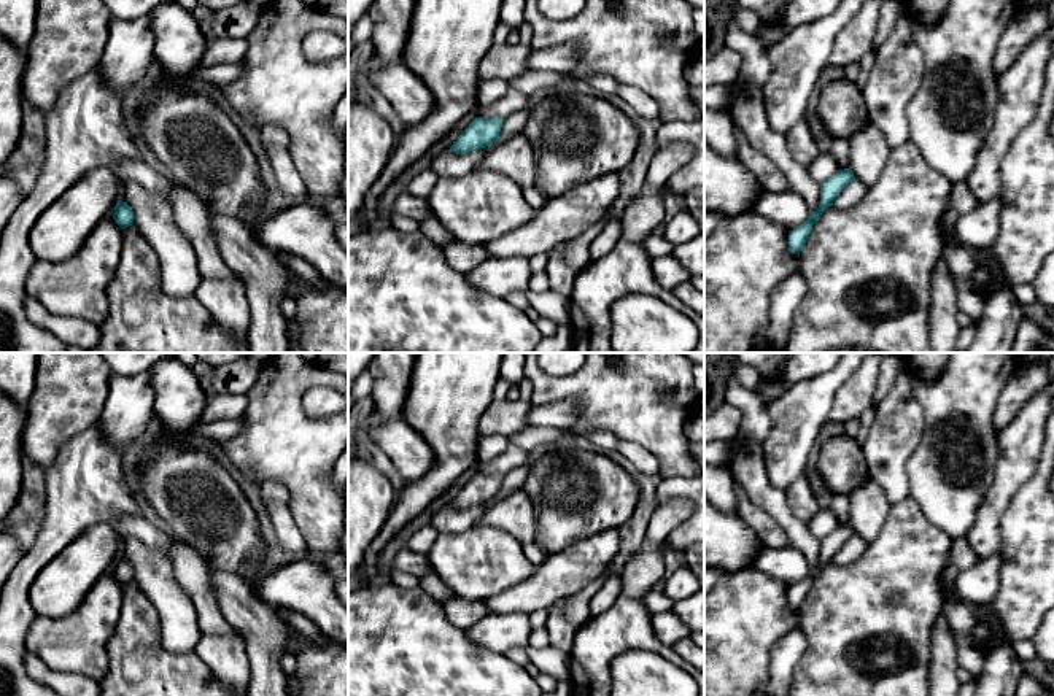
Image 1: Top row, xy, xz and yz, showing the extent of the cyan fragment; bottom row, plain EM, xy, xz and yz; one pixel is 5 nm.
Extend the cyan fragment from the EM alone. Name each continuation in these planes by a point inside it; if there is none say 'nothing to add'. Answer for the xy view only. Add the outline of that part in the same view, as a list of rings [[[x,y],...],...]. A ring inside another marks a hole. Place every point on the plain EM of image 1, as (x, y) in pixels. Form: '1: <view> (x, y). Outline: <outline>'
nothing to add

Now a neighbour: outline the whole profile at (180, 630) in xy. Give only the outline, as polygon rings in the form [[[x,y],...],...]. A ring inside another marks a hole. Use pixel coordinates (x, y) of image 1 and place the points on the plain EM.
[[[124,537],[121,556],[134,567],[134,580],[157,609],[164,648],[173,653],[196,650],[202,639],[199,615],[175,578],[172,563],[149,551],[138,539]]]

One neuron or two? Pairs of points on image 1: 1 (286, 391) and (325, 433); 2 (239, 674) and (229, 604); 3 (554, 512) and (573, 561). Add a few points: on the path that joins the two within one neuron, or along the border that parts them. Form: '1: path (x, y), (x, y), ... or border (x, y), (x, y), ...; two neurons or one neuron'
1: path (286, 404), (312, 431); one neuron
2: border (245, 641), (250, 677); two neurons
3: border (601, 531), (547, 555); two neurons

